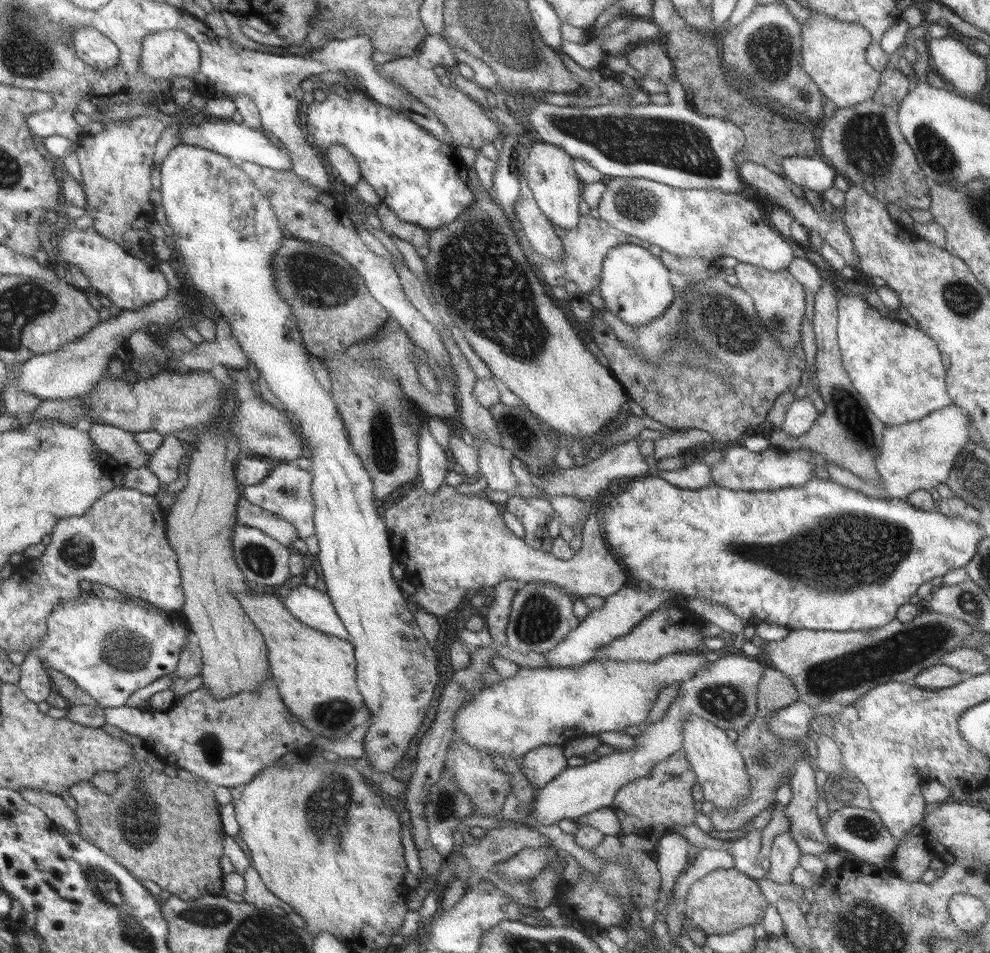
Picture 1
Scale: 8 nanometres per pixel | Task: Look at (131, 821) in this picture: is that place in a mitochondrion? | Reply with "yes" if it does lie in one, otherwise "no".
yes

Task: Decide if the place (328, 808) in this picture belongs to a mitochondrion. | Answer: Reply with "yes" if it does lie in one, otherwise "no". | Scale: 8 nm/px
yes

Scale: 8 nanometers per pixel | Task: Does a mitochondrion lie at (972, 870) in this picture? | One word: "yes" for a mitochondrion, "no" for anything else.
no

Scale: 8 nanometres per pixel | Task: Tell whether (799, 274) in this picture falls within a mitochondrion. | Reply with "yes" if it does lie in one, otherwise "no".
no

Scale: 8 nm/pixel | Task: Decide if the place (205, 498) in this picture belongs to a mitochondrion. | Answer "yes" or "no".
no

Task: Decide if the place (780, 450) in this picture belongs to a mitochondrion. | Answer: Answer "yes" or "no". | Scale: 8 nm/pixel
no

